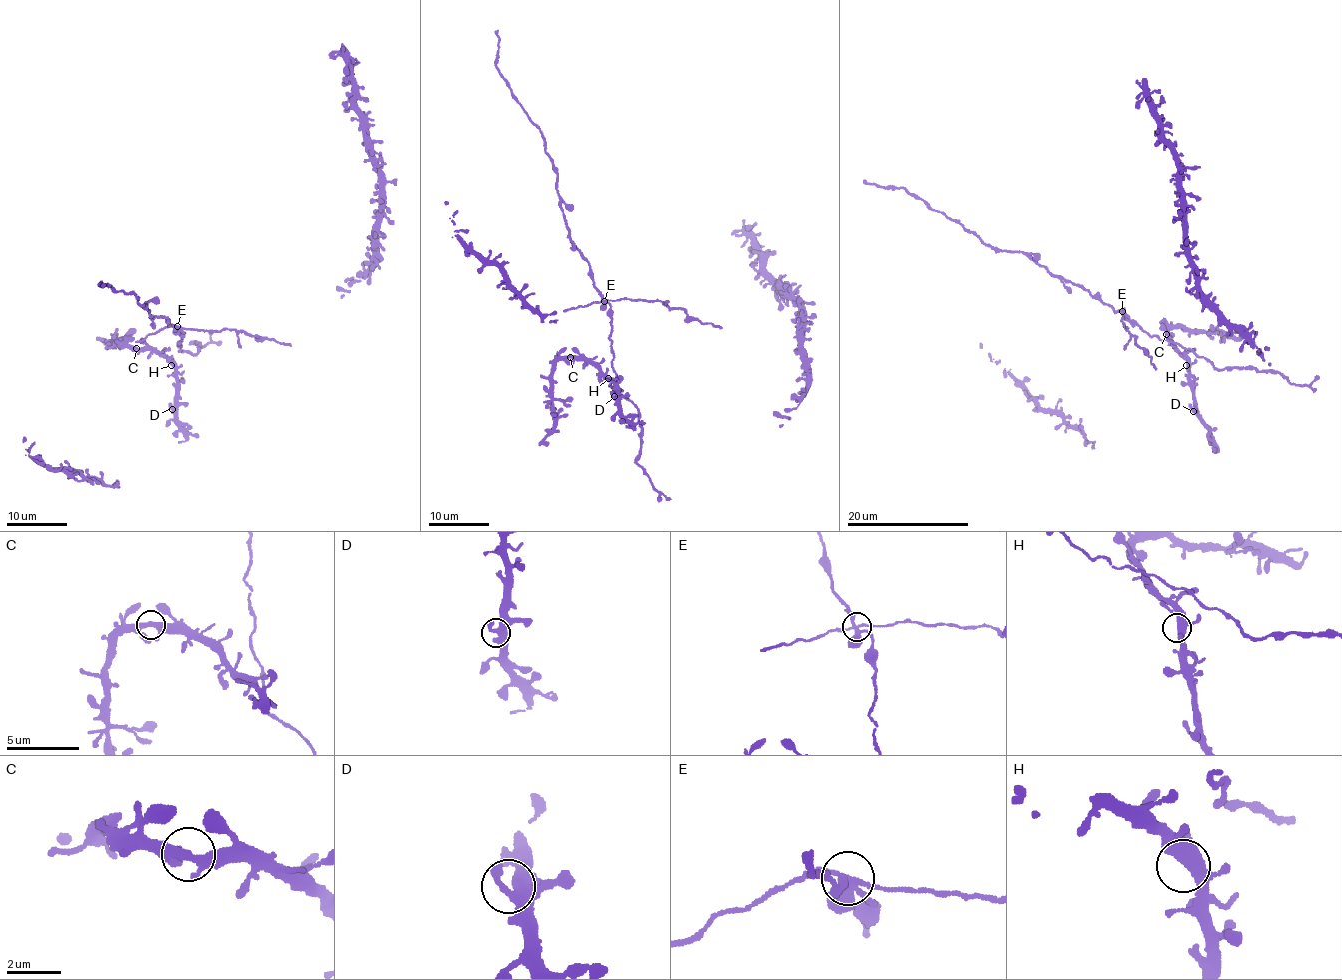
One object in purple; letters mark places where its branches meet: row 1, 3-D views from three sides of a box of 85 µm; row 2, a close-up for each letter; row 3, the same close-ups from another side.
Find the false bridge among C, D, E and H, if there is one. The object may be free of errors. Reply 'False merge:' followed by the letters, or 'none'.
False merge: E

